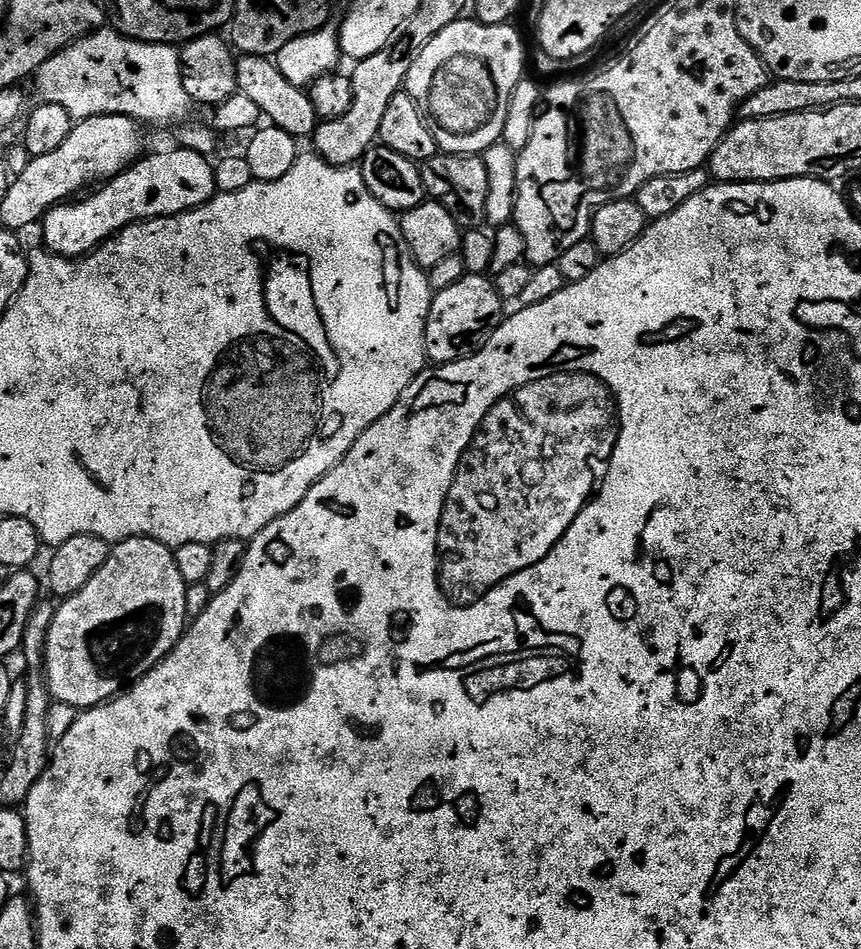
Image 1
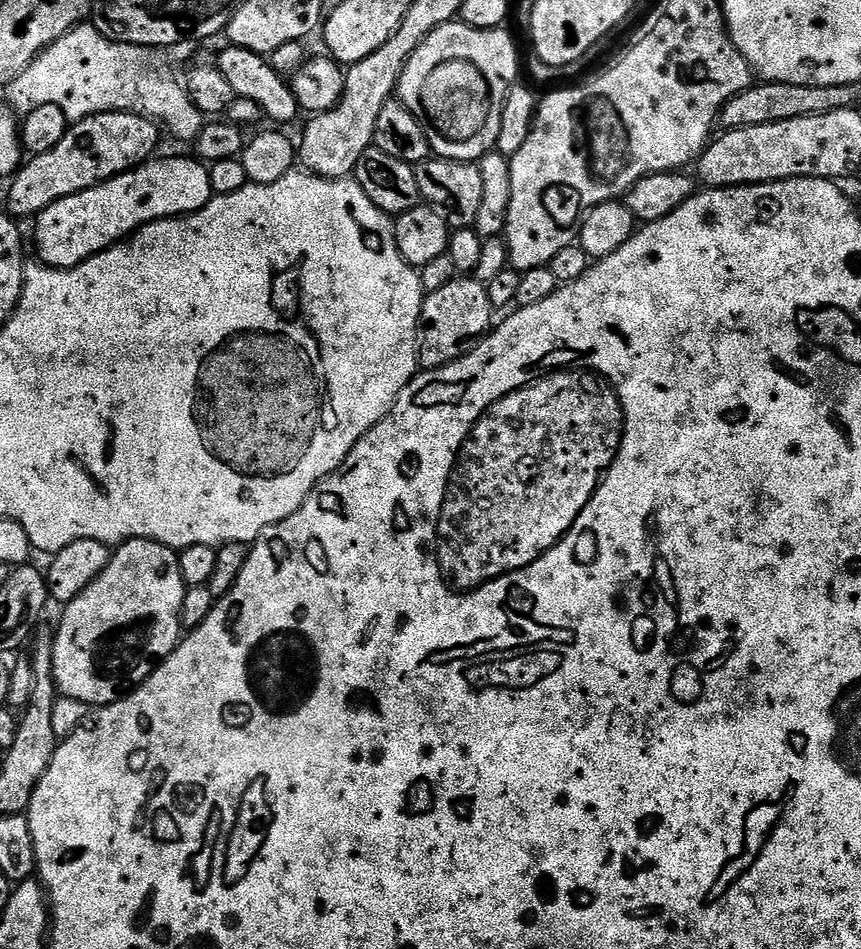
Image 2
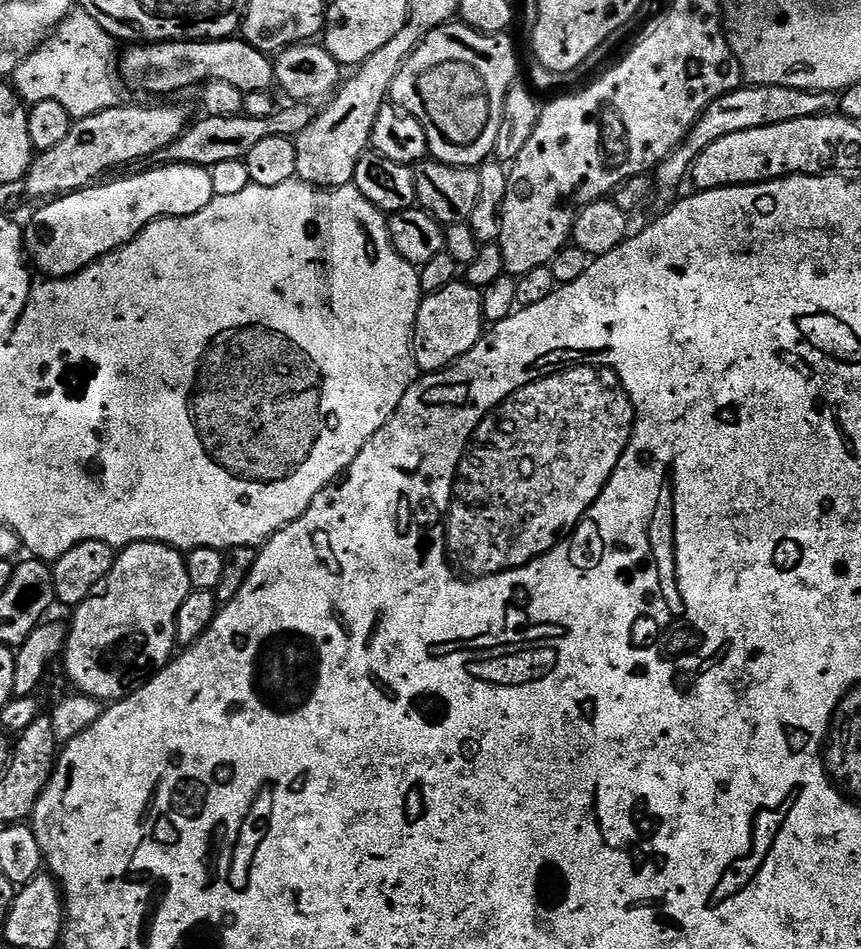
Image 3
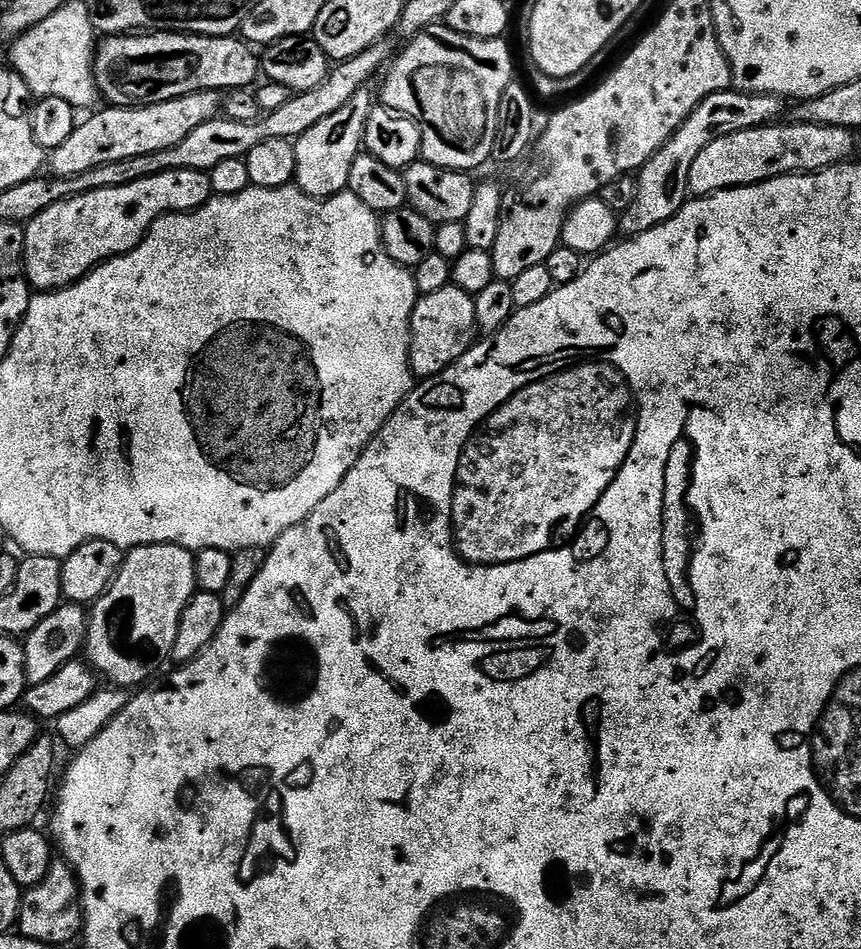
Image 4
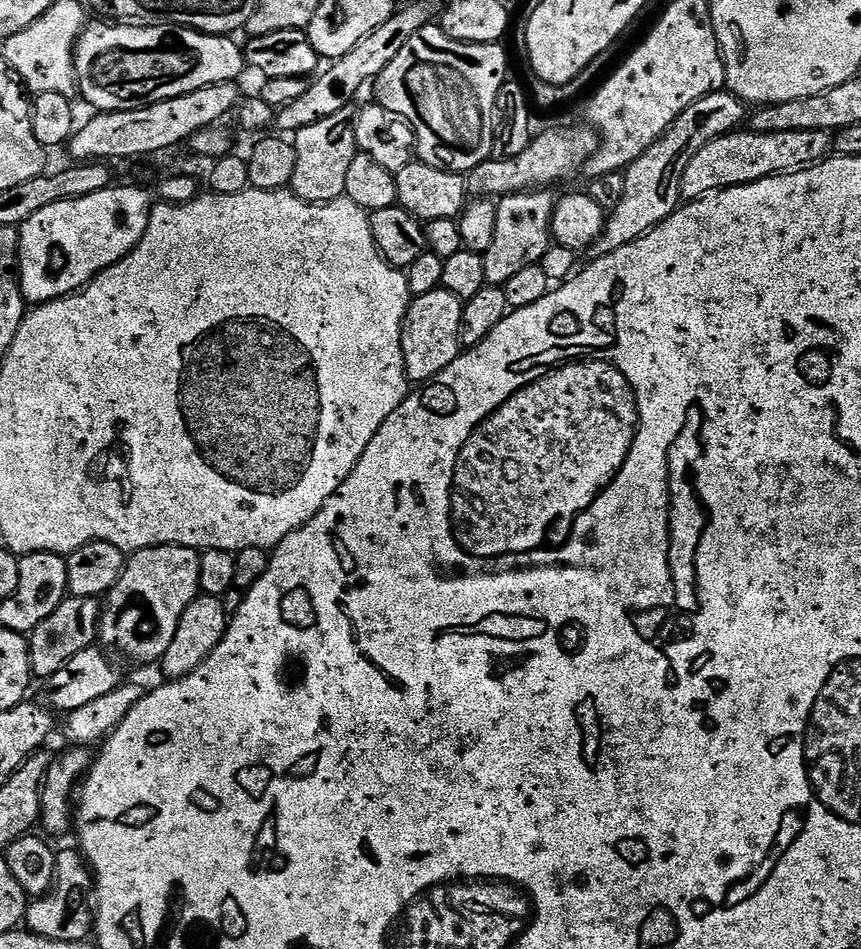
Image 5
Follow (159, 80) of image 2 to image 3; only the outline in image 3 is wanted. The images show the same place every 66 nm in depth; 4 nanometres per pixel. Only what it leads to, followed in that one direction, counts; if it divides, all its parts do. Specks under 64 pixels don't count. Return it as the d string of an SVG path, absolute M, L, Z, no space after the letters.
M72 11L56 31L17 66L14 73L16 93L25 105L59 102L73 121L85 120L121 103L120 92L116 89L118 80L114 75L117 41L98 26L91 11L80 11Z

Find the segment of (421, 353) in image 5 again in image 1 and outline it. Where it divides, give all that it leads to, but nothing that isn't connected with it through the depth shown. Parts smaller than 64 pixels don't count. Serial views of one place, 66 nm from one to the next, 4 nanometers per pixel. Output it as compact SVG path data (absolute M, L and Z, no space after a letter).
M464 275L454 286L447 290L435 293L432 297L430 314L426 322L426 354L428 360L433 365L453 364L456 360L464 360L467 356L473 356L475 352L480 351L485 344L489 343L492 335L498 330L498 326L505 319L506 311L505 301L501 300L495 283L487 275L469 276Z

